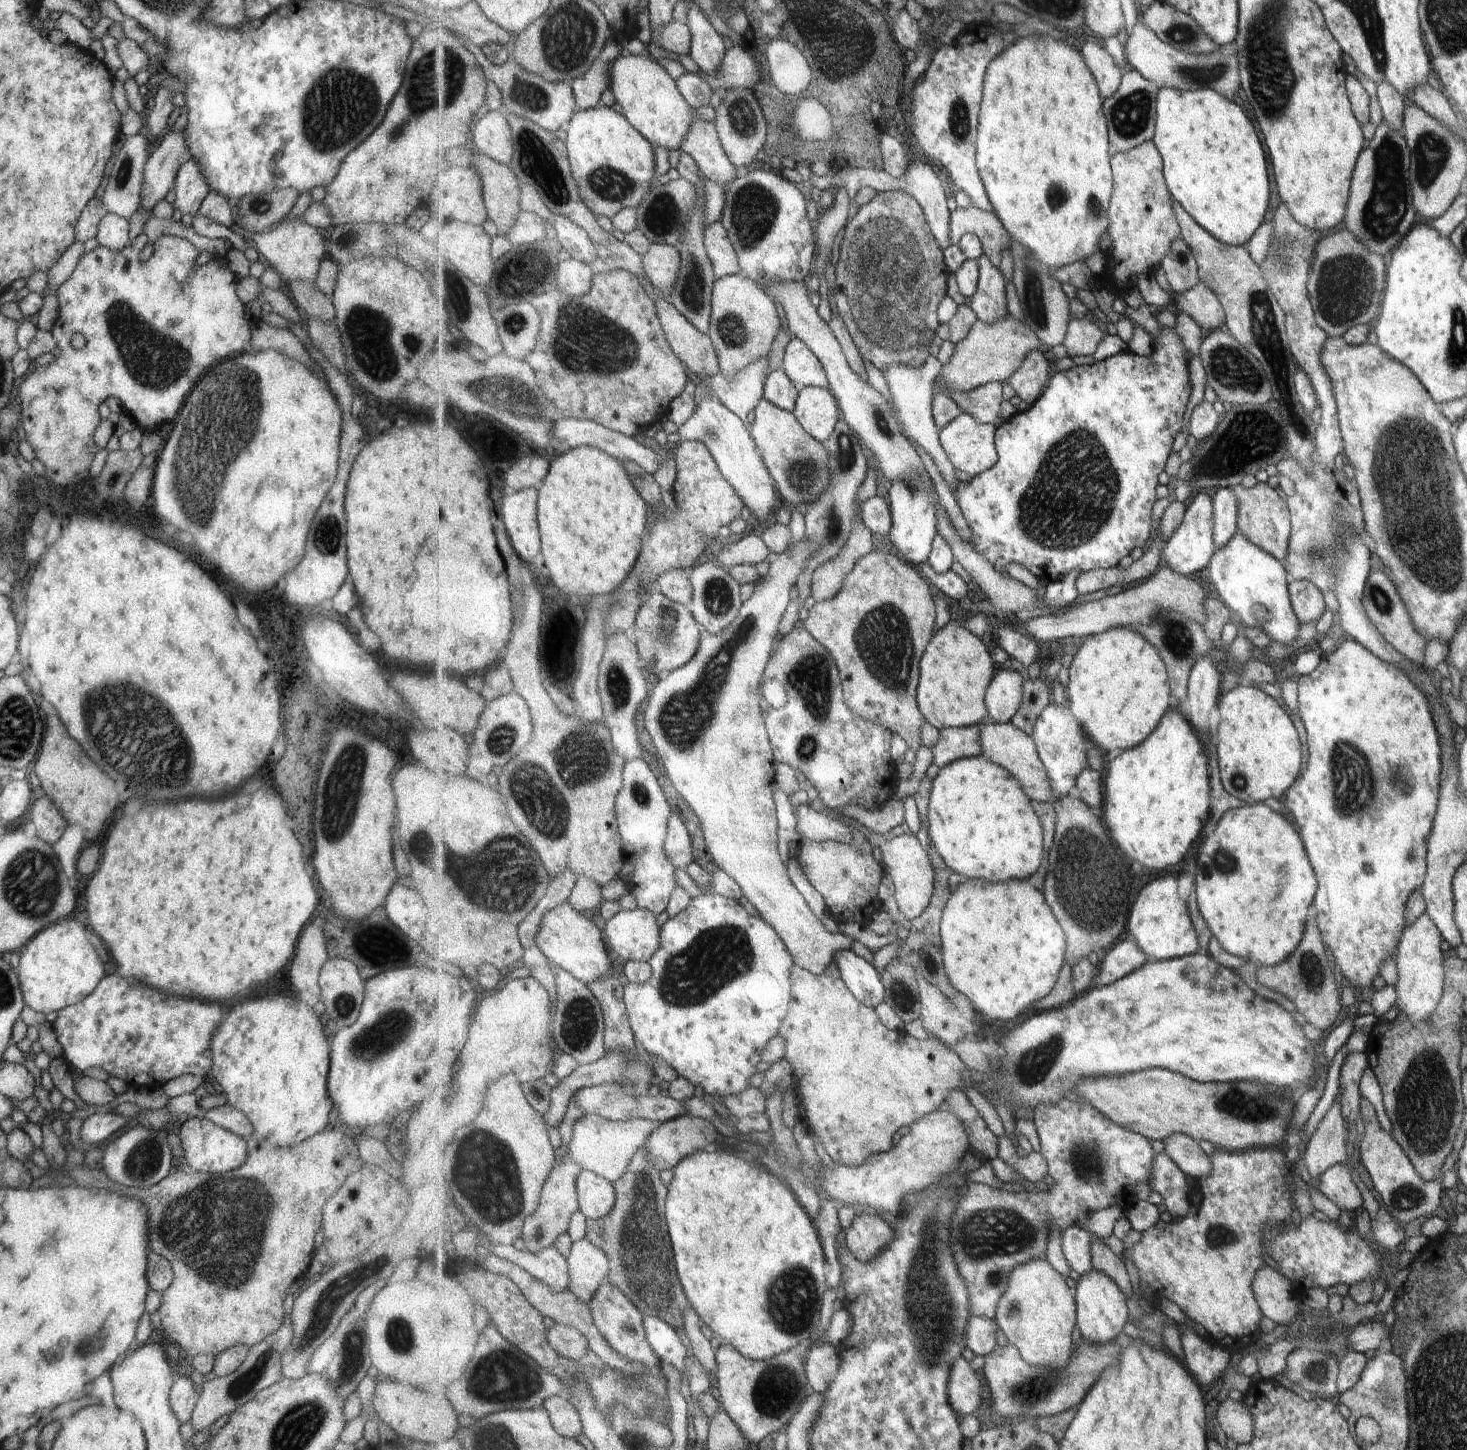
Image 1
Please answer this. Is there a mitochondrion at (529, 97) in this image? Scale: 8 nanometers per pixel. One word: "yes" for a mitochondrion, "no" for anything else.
yes

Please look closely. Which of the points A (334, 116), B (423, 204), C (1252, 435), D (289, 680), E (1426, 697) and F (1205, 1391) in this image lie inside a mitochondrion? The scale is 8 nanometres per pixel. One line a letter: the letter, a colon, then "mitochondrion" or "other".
A: mitochondrion
B: other
C: mitochondrion
D: other
E: other
F: other

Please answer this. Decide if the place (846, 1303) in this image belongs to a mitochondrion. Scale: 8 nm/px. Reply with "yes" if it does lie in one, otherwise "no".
no

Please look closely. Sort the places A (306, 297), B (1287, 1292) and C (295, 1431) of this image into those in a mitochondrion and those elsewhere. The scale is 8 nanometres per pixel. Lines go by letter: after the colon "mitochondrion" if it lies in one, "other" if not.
A: other
B: other
C: mitochondrion

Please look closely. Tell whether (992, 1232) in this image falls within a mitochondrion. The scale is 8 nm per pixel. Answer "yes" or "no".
yes

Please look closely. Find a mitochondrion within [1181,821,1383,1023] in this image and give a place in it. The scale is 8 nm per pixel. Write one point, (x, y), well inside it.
(1311, 970)

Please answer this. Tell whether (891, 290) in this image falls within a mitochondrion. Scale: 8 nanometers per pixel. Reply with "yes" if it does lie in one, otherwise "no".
yes

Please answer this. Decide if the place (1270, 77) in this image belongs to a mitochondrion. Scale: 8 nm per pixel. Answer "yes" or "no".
yes

